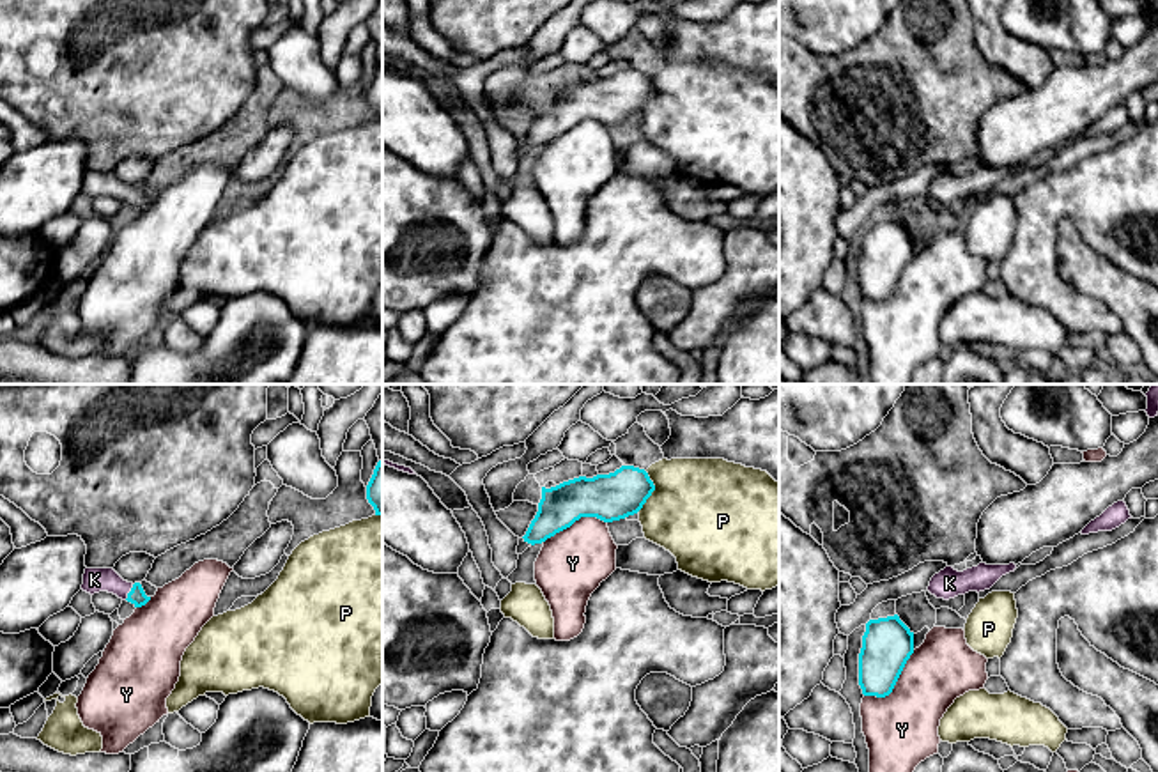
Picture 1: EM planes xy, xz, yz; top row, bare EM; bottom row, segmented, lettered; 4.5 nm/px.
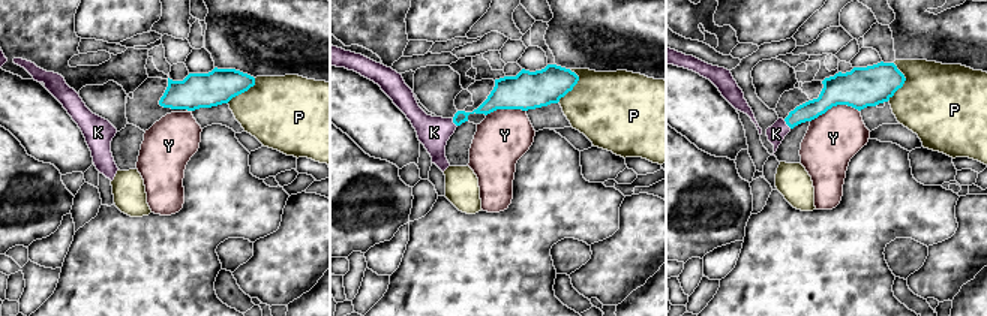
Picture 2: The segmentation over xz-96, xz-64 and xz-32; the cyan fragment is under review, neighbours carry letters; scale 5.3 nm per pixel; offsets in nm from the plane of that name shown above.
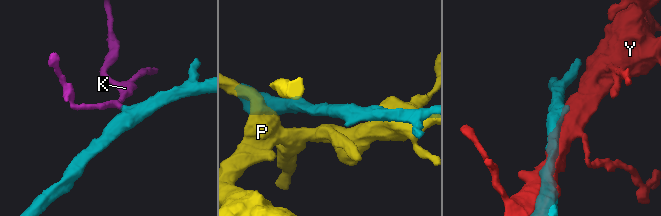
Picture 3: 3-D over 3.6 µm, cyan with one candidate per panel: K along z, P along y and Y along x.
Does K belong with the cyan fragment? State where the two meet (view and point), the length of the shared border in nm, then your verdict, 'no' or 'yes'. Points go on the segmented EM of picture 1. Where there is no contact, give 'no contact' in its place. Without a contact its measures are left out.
contact xy (130, 592); length 80 nm; yes

